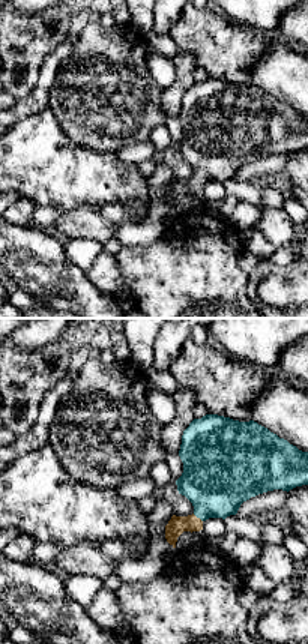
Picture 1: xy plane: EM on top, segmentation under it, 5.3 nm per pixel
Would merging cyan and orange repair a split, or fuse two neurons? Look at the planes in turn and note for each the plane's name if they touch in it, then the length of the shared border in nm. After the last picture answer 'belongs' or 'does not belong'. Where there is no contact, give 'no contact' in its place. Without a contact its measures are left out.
contact in xy; length 70 nm

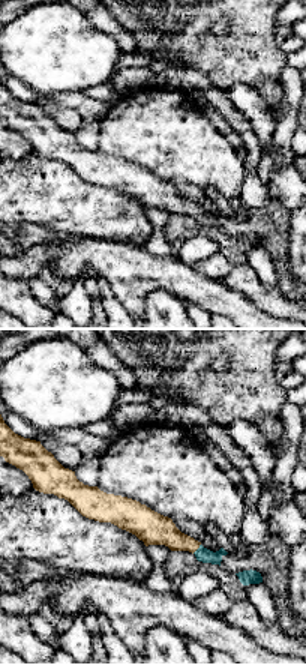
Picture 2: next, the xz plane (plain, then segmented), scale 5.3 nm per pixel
contact in xz; length 70 nm

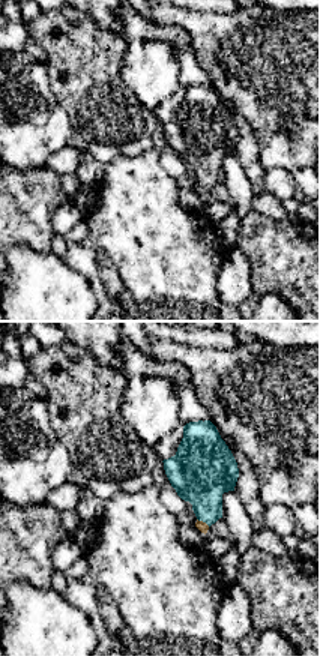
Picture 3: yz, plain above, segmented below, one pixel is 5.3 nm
contact in yz; length 80 nm

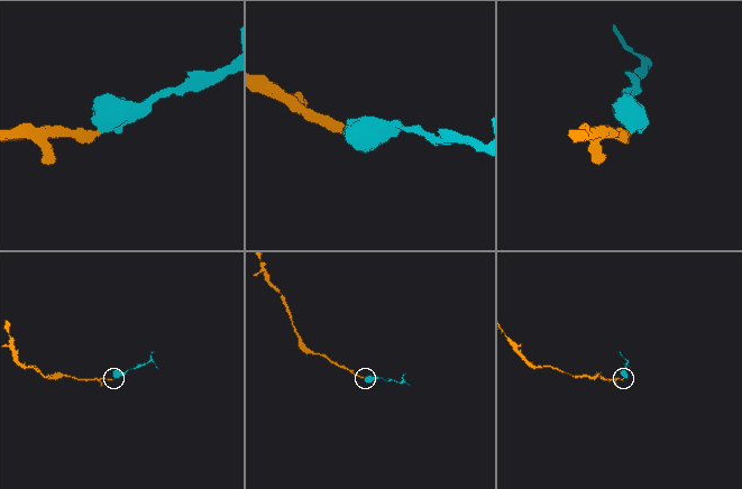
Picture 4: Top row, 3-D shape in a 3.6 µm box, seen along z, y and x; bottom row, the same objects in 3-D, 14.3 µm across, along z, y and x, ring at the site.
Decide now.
belongs

